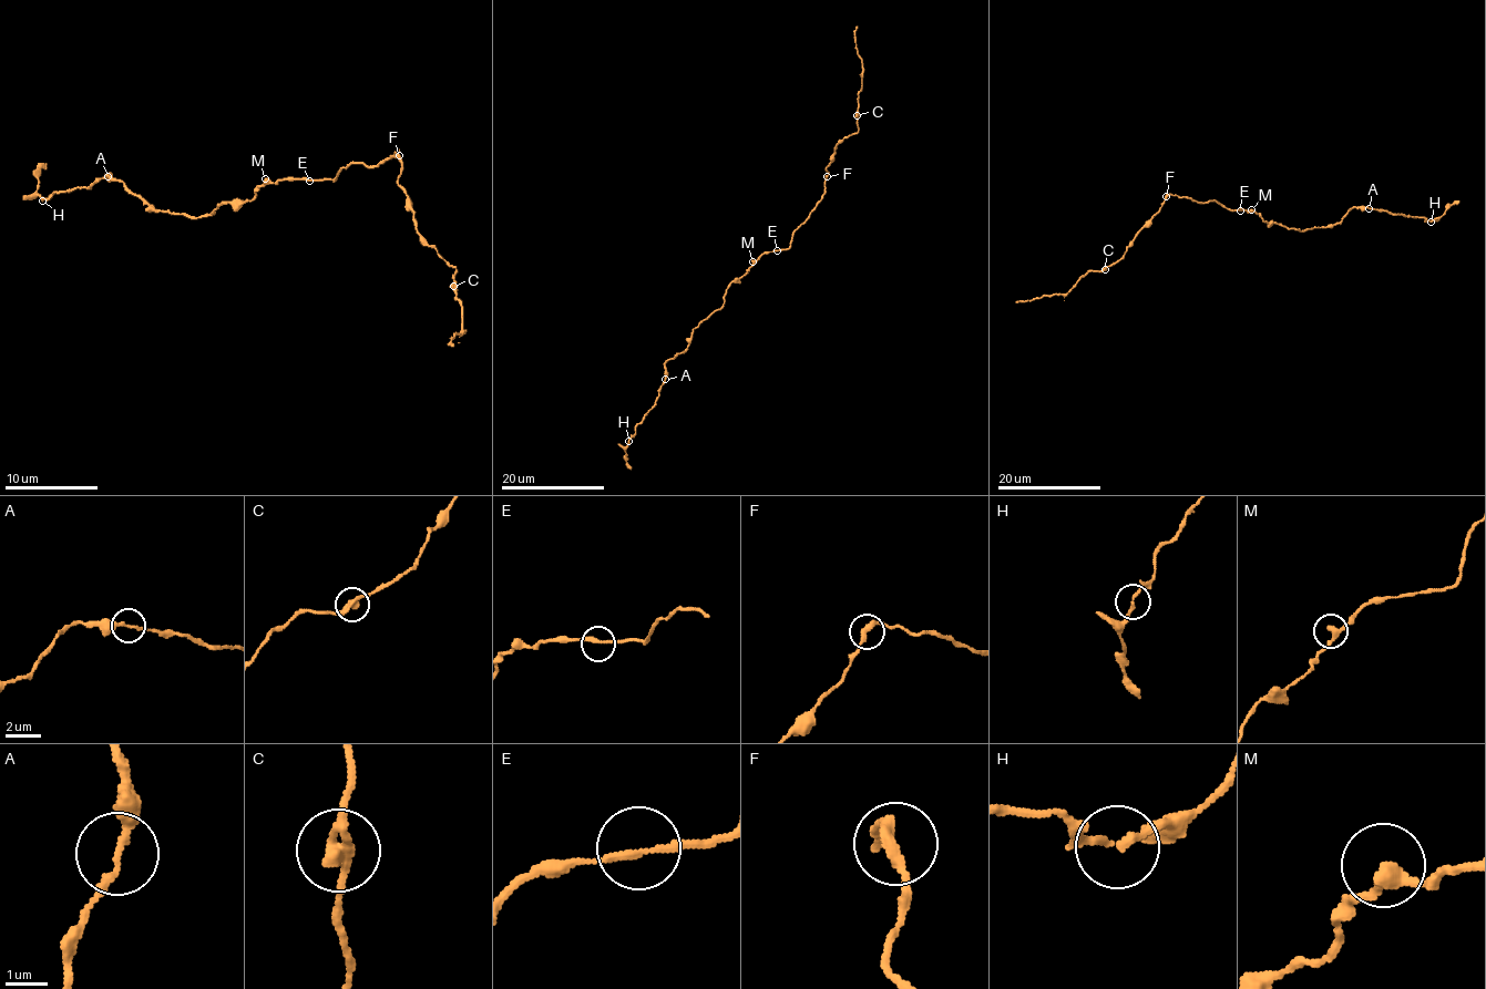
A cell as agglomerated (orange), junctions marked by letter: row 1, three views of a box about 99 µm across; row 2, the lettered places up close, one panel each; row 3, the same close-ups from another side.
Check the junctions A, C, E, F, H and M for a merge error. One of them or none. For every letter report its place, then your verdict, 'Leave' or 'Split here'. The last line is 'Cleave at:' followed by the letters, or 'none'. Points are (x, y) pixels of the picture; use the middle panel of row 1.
A: Place: (665, 379). Leave
C: Place: (857, 115). Leave
E: Place: (777, 250). Leave
F: Place: (827, 176). Leave
H: Place: (628, 441). Leave
M: Place: (752, 261). Leave
Cleave at: none

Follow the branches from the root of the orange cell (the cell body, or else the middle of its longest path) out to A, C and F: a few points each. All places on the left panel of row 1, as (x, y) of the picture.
A: (309, 178), (265, 181), (252, 199), (224, 202), (214, 214), (188, 218), (156, 212), (122, 181), (108, 176)
C: (309, 178), (335, 178), (351, 163), (373, 167), (395, 151), (397, 186), (416, 229), (455, 267), (452, 285)
F: (309, 178), (335, 178), (351, 163), (373, 167), (397, 151), (399, 155)

